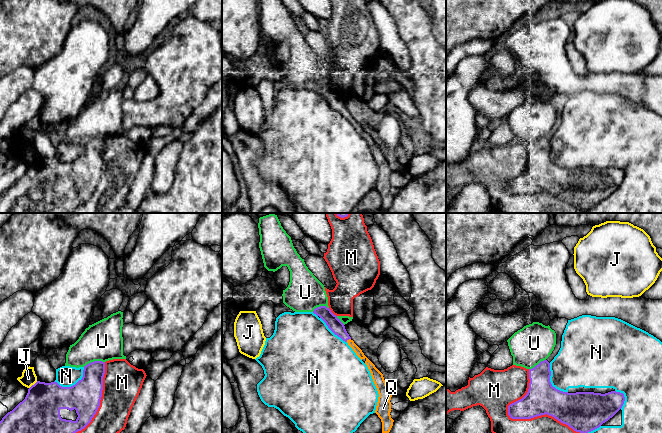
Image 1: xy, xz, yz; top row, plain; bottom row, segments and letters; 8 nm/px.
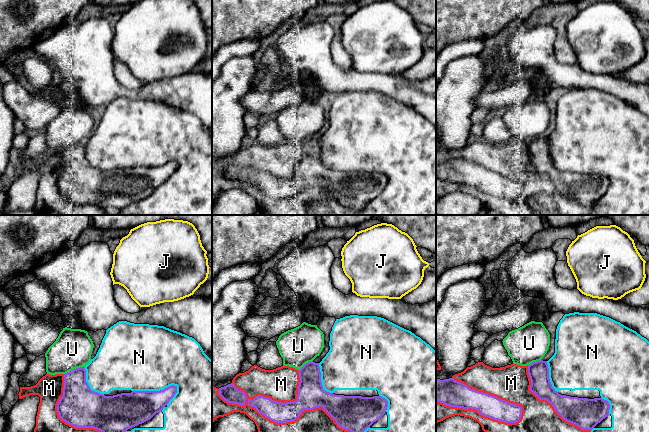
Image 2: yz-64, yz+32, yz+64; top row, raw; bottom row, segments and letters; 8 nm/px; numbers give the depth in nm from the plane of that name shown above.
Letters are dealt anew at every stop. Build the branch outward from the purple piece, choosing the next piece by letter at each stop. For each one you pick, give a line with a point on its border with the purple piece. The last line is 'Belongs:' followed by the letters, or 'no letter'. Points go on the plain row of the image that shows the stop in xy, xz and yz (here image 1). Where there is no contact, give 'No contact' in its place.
Q: Touches purple at xz (348, 115)
Belongs: Q

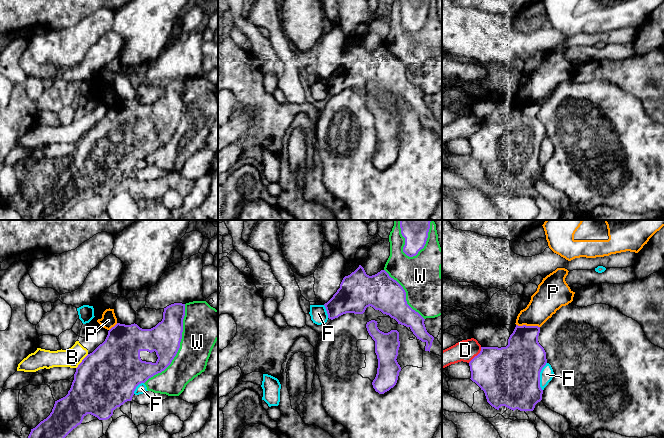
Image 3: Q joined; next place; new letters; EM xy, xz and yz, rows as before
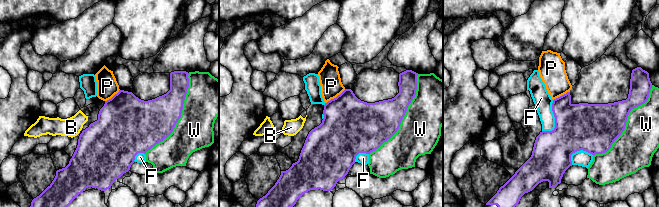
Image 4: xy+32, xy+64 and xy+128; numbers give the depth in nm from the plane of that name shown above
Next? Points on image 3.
Belongs: no letter

